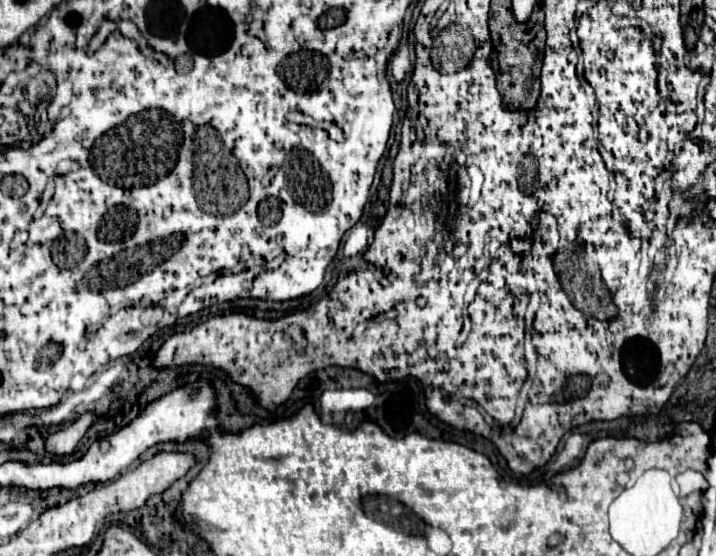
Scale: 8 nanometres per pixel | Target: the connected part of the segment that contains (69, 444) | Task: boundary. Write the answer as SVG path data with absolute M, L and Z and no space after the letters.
M84 413L78 421L74 421L70 427L62 429L62 431L56 431L54 435L48 437L46 441L46 447L48 451L56 453L56 455L68 455L76 449L78 441L84 437L84 433L88 431L88 427L96 421L98 417L92 415L92 413Z

